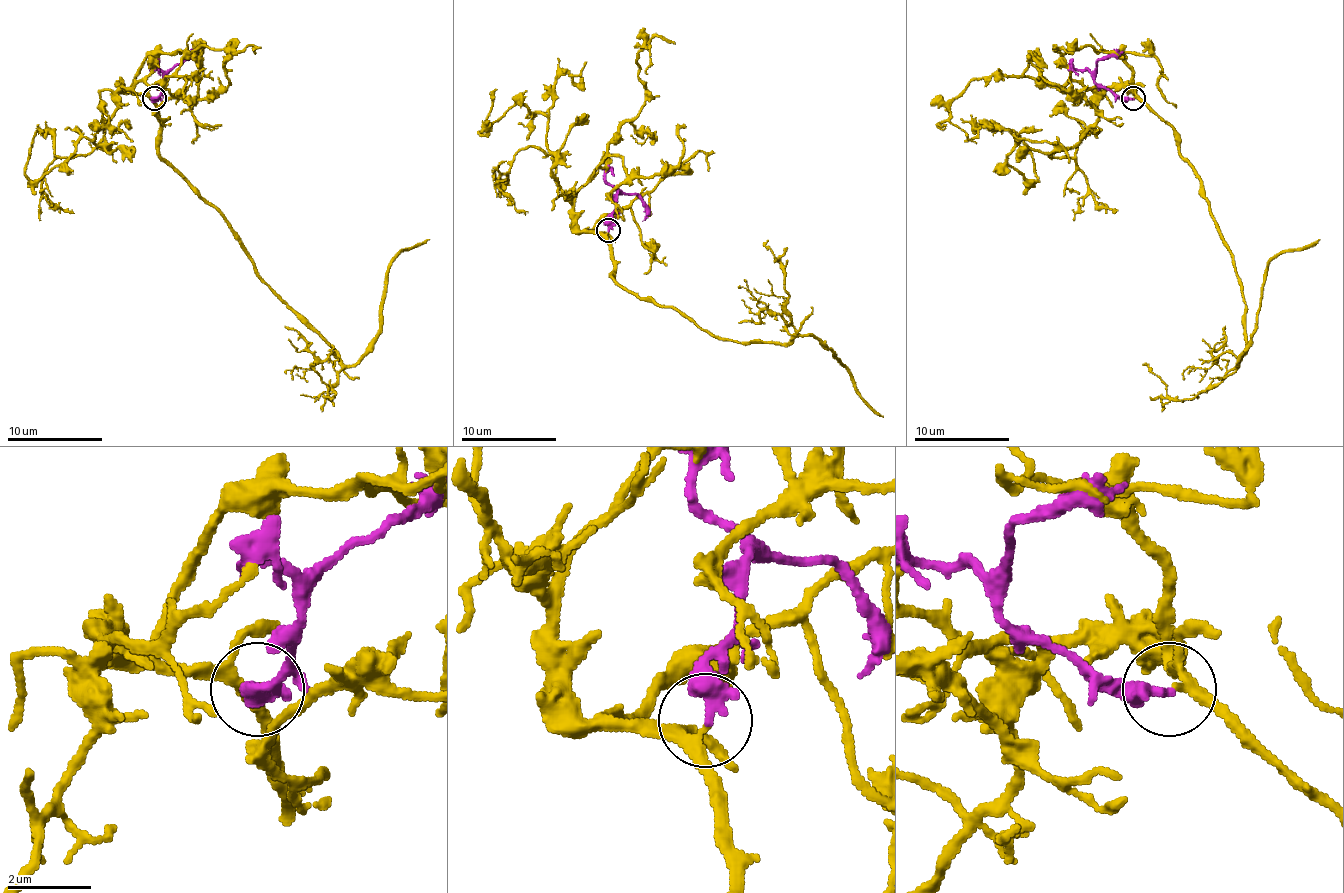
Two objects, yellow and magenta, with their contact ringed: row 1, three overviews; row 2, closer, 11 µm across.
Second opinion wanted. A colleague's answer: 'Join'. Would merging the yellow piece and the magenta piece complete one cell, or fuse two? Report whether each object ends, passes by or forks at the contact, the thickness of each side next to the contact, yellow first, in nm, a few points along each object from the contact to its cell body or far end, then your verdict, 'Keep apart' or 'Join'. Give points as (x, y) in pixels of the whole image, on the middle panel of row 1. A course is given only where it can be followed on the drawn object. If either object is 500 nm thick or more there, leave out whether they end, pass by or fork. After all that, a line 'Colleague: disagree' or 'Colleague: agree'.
At the ring yellow forks. At the ring magenta ends. Thickness 190 nm (yellow) against 420 nm. Course of yellow: (608, 232), (613, 278), (627, 289), (678, 311), (702, 330), (737, 342), (785, 342), (812, 335), (883, 416). Course of magenta: (608, 230), (608, 215), (620, 191), (637, 196), (647, 213), (642, 220). Keep apart
Colleague: disagree

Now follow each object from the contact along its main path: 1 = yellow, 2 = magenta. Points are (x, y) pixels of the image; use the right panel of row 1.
1: (1135, 99), (1173, 130), (1233, 257), (1245, 302), (1237, 364), (1257, 328), (1266, 266), (1319, 240)
2: (1132, 99), (1118, 99), (1094, 80), (1099, 60), (1123, 51)

